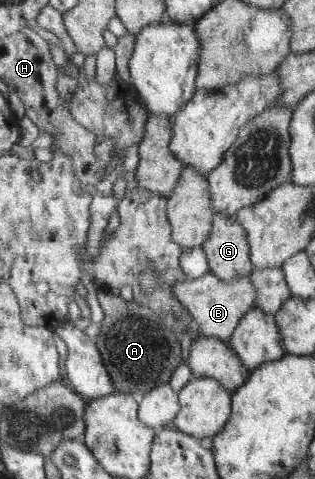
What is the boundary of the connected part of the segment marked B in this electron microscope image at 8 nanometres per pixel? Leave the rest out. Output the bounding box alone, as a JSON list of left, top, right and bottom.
[172,270,258,343]

